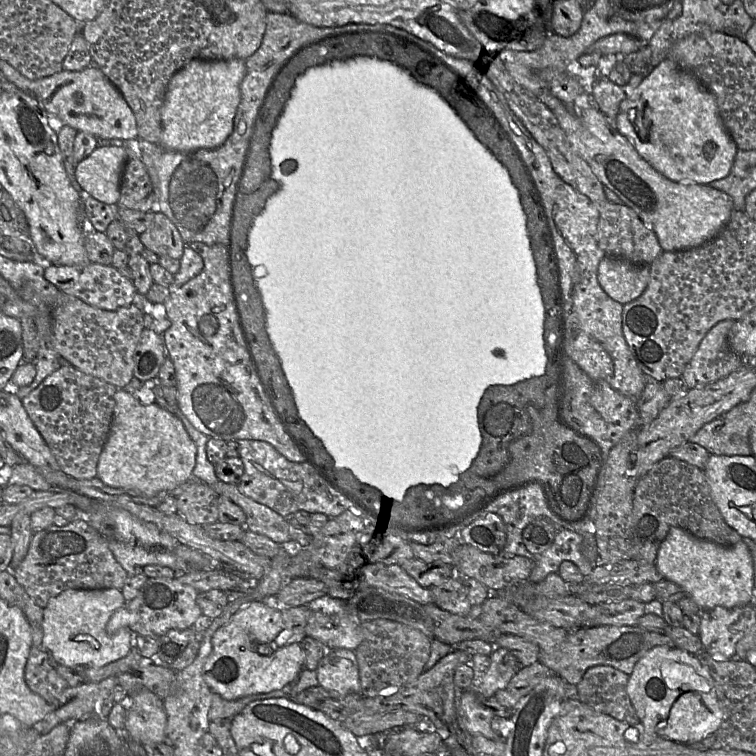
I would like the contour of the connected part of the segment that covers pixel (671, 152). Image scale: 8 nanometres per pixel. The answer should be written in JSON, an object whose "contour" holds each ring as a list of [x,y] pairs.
{"contour":[[[666,58],[642,81],[630,97],[621,102],[614,122],[638,154],[666,178],[680,183],[708,185],[729,175],[738,147],[720,116],[716,98],[691,72]]]}

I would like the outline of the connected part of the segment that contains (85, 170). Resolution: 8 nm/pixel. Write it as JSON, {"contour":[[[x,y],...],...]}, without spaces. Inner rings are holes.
{"contour":[[[123,146],[96,147],[77,163],[75,179],[82,190],[94,199],[106,204],[117,204],[127,158]]]}

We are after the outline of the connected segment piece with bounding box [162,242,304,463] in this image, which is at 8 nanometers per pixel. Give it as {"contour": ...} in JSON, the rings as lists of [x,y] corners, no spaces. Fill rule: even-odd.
{"contour":[[[190,242],[186,243],[186,246],[201,256],[203,269],[182,286],[171,289],[169,297],[163,303],[171,325],[163,333],[162,339],[166,356],[174,365],[179,409],[199,432],[209,438],[222,439],[225,442],[239,439],[265,441],[289,461],[304,462],[304,457],[295,448],[274,415],[252,367],[234,308],[226,246],[207,245],[202,242]]]}

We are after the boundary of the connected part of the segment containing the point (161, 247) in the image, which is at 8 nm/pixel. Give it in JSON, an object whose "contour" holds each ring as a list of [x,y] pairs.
{"contour":[[[161,212],[154,213],[151,226],[139,238],[146,249],[158,256],[180,260],[183,255],[184,242],[178,230]]]}

